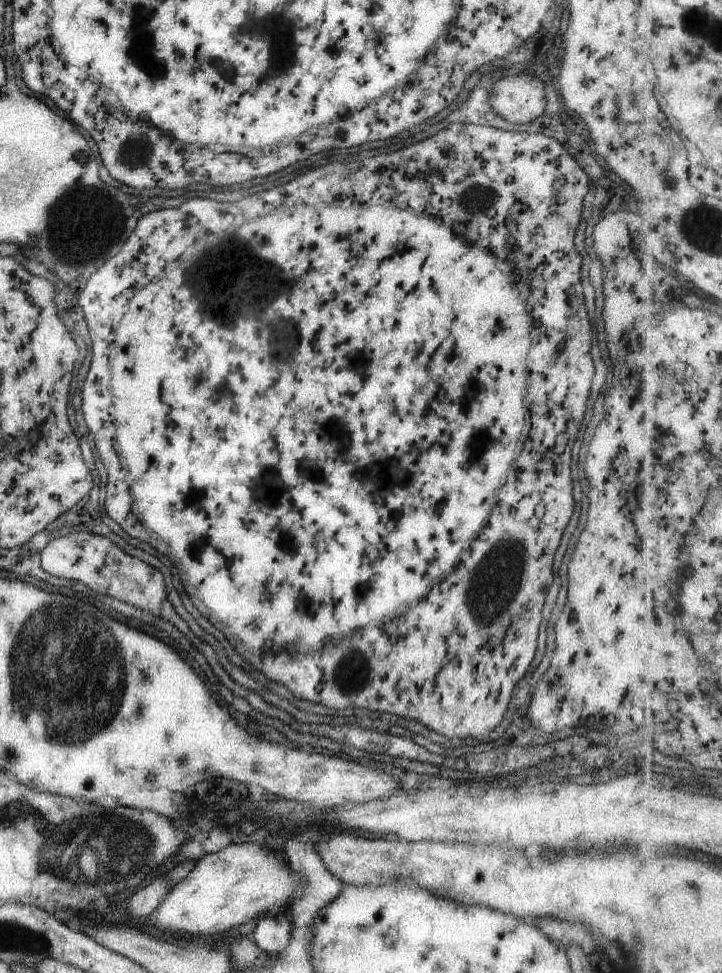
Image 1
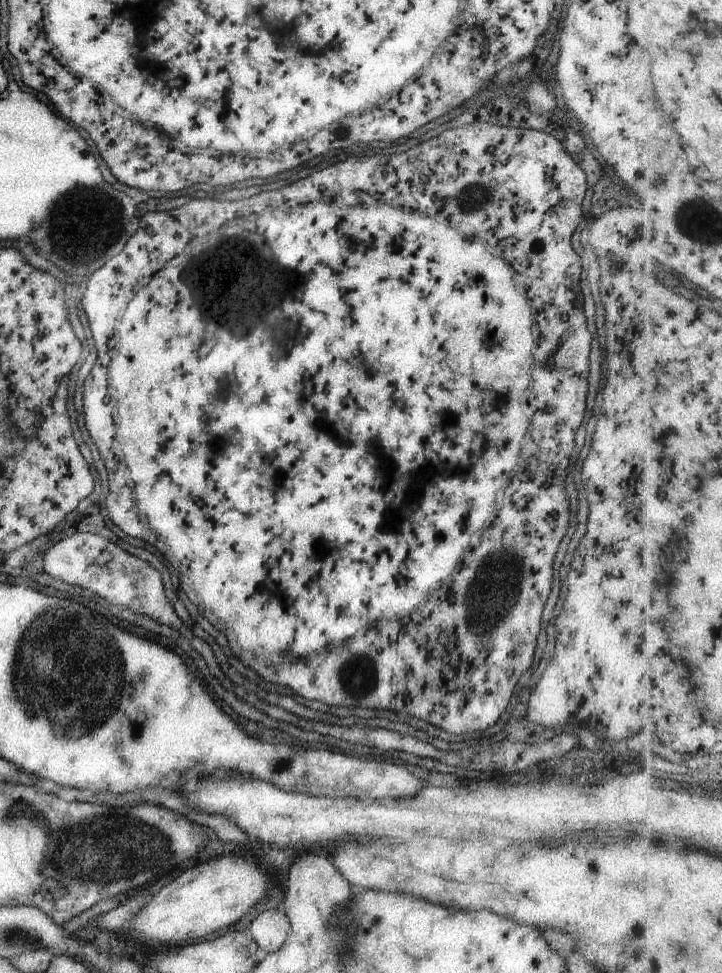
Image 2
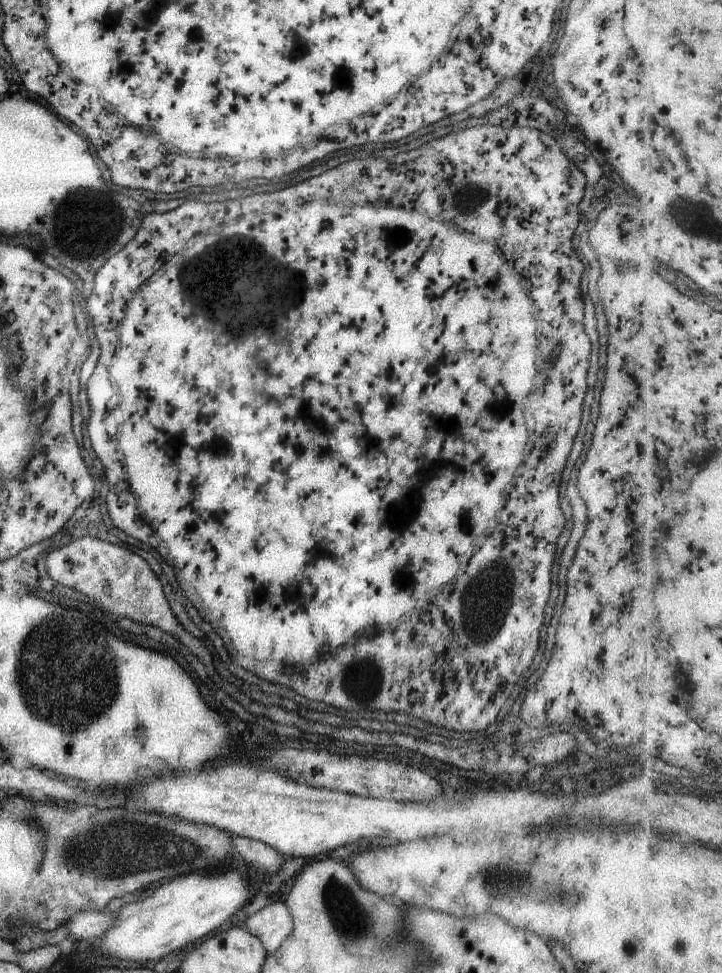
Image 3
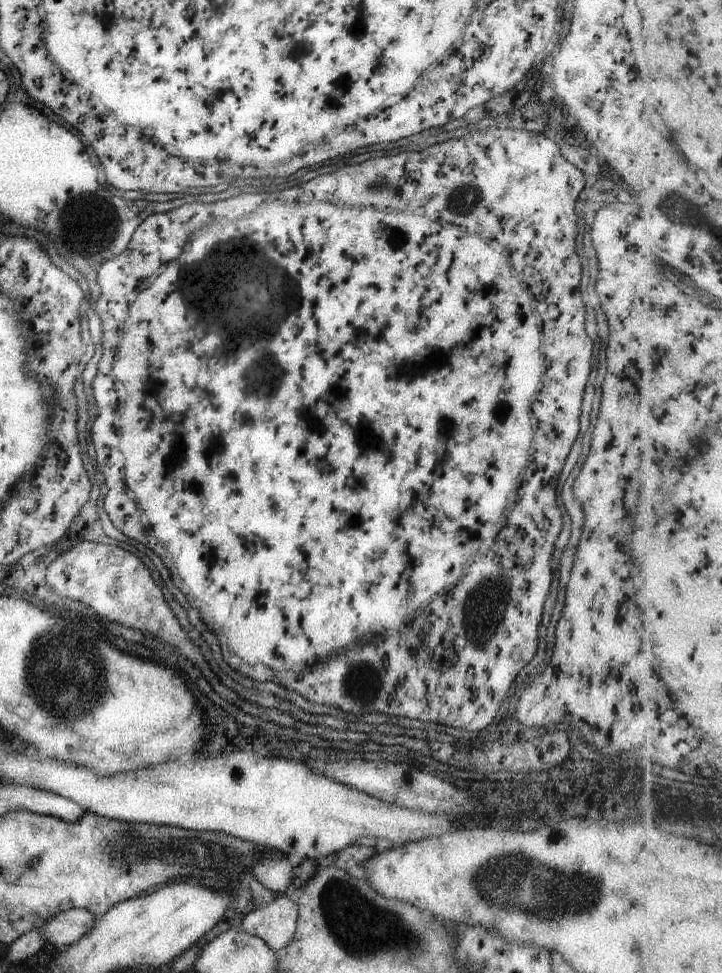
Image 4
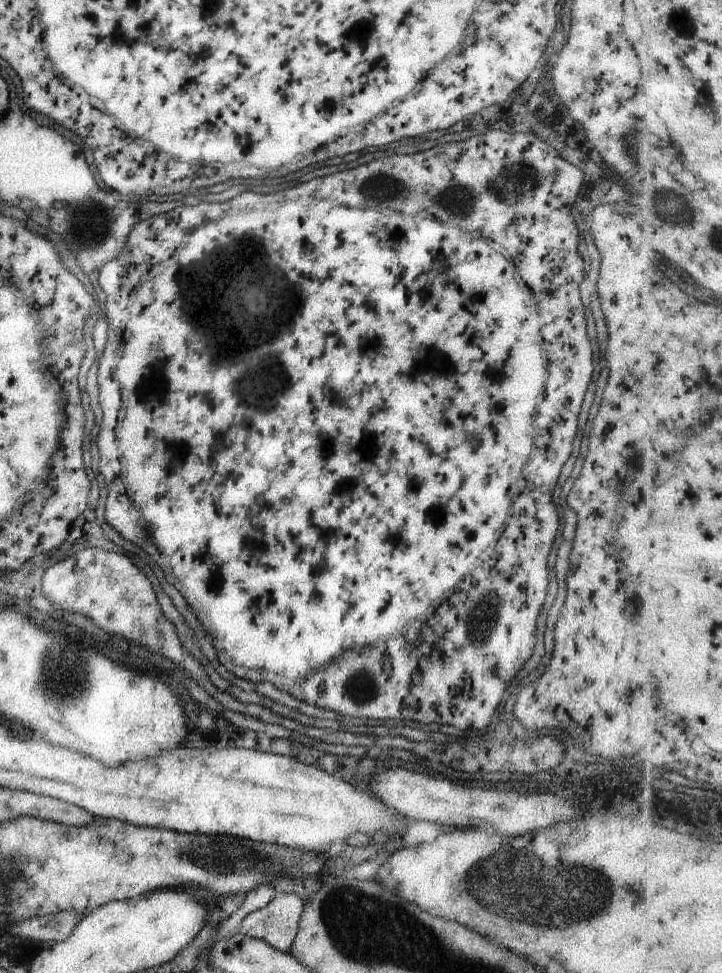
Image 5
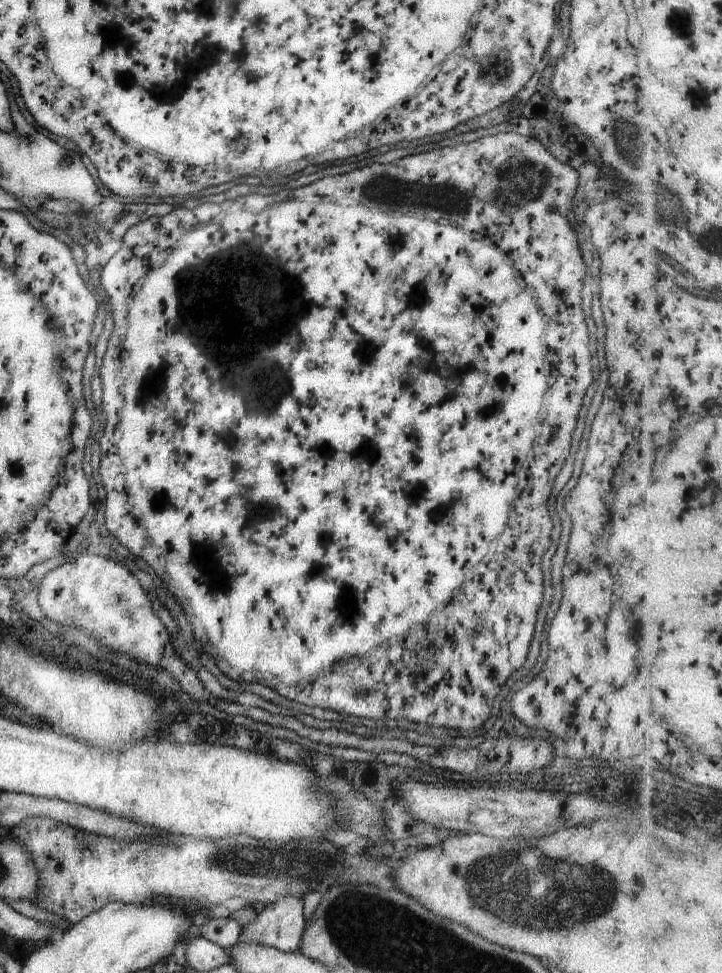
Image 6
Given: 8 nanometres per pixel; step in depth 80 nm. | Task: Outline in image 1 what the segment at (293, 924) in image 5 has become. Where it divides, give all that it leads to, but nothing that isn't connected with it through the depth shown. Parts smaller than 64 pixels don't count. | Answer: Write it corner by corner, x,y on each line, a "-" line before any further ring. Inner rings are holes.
281,911
275,915
267,912
267,914
259,917
257,924
255,924
248,937
262,951
273,955
285,948
291,929
292,924
285,911

